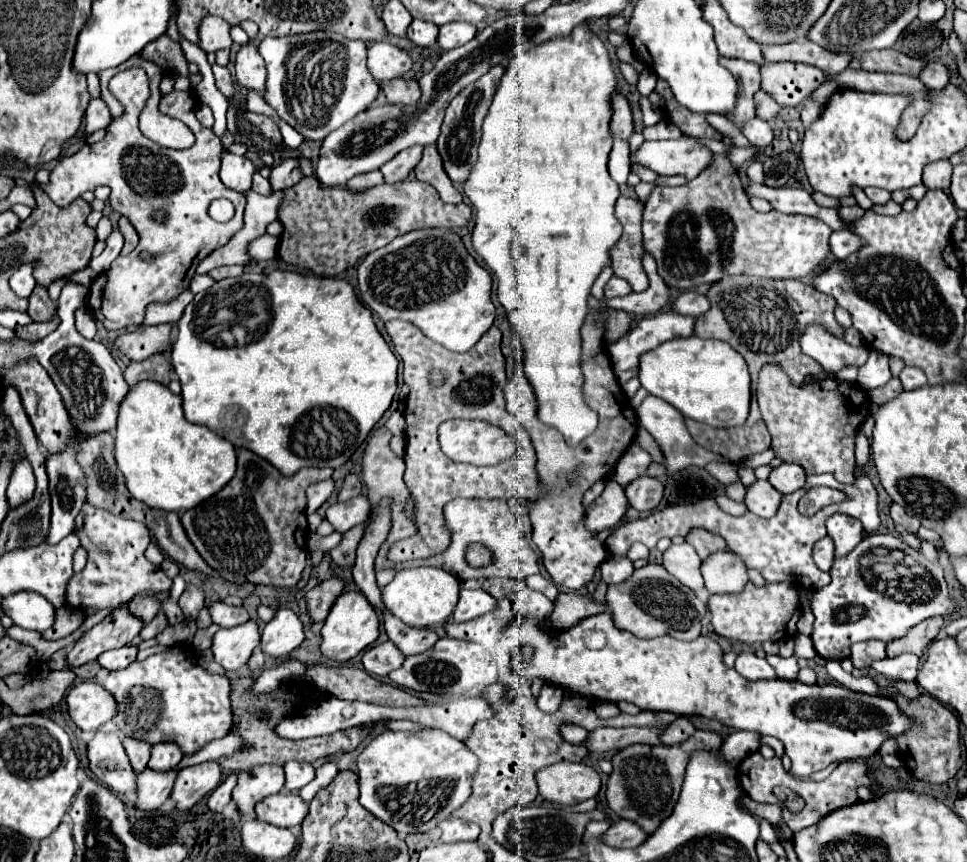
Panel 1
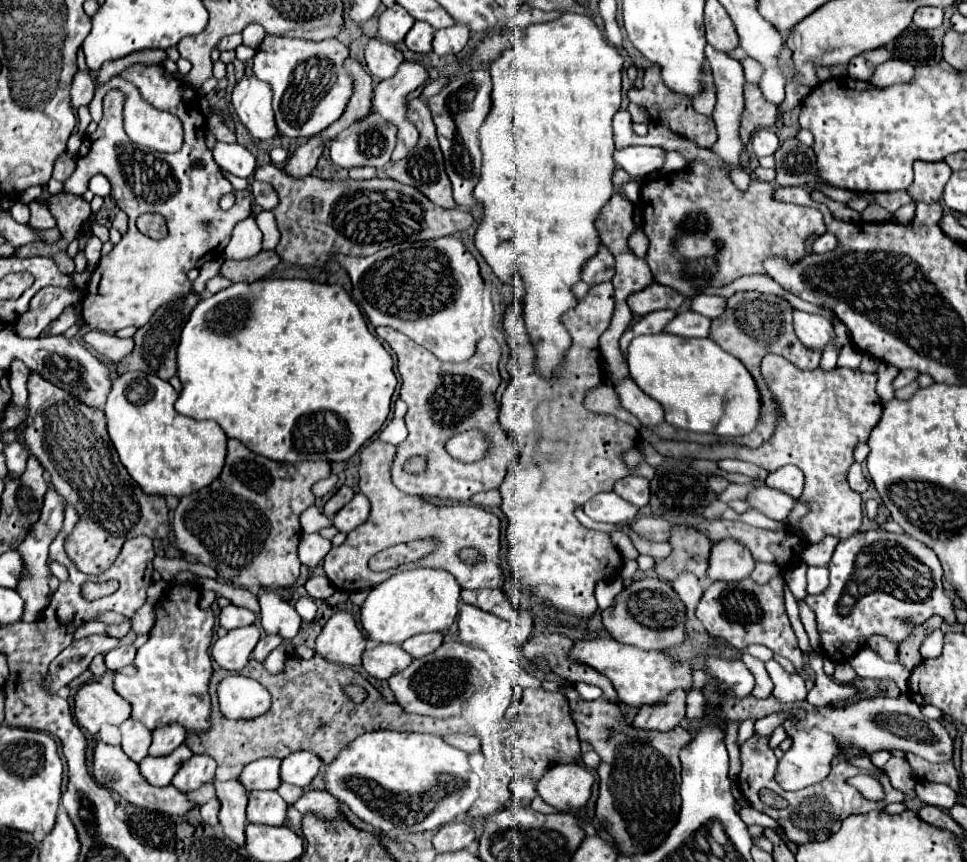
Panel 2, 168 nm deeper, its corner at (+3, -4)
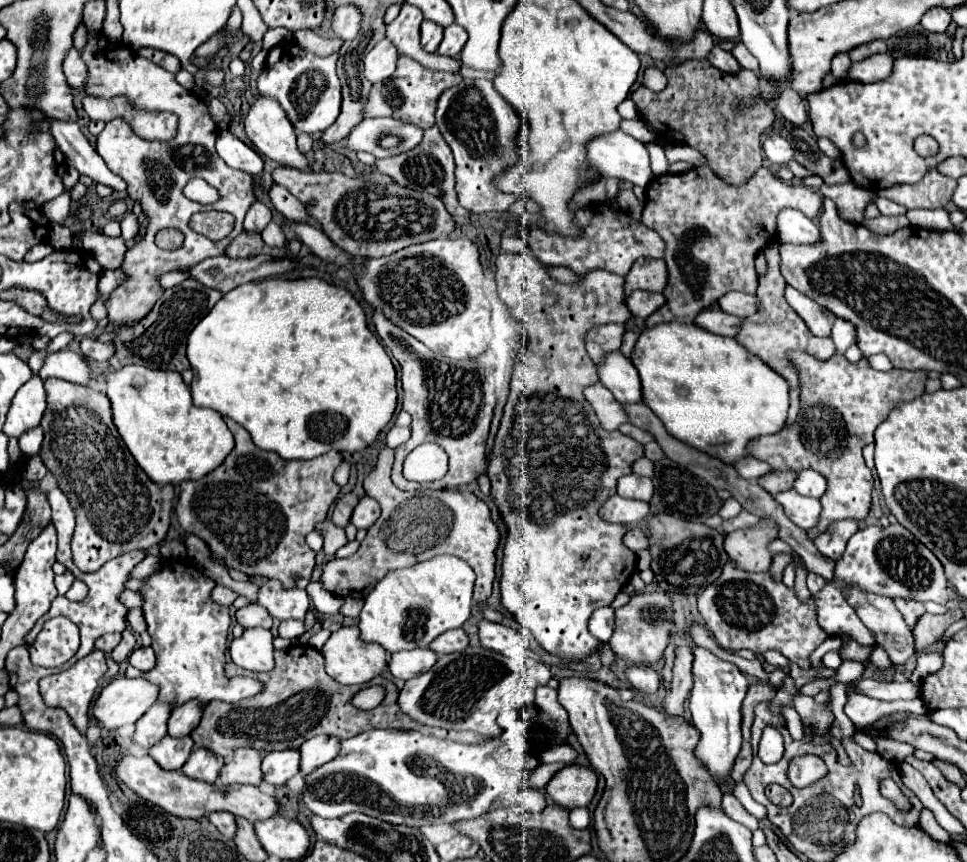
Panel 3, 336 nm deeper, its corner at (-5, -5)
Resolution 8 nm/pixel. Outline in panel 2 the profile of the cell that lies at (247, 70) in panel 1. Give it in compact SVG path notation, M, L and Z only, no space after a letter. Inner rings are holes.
M254 77L238 81L232 91L232 107L252 137L268 141L278 135L272 111L272 89L264 81Z

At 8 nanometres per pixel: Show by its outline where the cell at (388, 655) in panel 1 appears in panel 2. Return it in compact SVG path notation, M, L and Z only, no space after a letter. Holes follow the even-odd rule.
M376 645L364 651L362 667L376 679L388 679L394 673L404 671L414 657L410 657L400 645Z

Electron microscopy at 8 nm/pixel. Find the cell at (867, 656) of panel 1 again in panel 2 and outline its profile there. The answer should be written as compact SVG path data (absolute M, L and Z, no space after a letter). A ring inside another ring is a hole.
M872 635L868 639L868 647L872 647L876 653L880 653L880 657L884 657L884 661L896 661L898 645L892 643L888 637L884 637L884 635Z

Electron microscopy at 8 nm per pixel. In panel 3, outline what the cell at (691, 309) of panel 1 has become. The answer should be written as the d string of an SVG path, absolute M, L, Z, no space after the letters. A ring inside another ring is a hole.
M730 292L718 300L718 306L728 314L734 314L738 318L748 318L750 314L756 312L758 300L756 296L750 296L744 292Z

